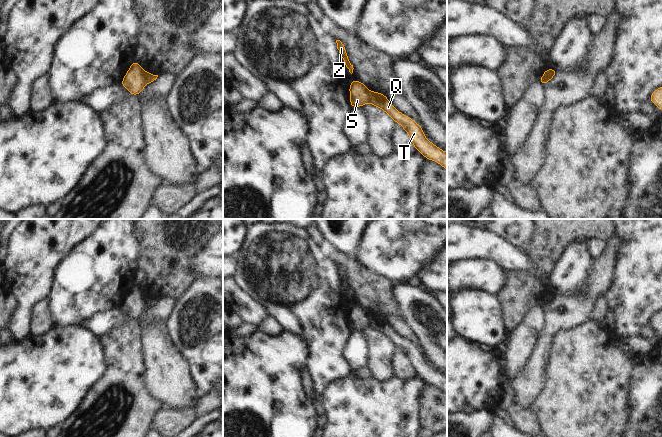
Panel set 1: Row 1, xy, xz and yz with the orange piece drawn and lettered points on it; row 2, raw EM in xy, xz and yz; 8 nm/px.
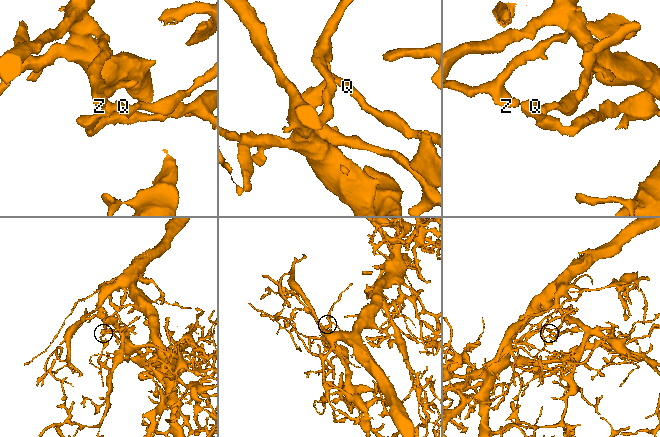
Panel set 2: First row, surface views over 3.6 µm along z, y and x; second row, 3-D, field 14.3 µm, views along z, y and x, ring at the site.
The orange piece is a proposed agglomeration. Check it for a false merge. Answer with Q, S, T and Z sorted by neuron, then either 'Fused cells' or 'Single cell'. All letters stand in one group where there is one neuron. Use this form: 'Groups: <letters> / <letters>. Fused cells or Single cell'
Groups: Q T / S Z. Fused cells

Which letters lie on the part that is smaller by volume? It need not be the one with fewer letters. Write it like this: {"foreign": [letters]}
{"foreign": ["Q", "T"]}

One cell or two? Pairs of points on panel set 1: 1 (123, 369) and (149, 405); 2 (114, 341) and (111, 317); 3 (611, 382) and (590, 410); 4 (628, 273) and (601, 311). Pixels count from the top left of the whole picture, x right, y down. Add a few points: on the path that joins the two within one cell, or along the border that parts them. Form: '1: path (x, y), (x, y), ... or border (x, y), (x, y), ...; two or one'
1: path (124, 378), (140, 396); one
2: border (129, 318), (99, 337); two
3: path (604, 389), (590, 403); one
4: border (605, 295), (609, 310); two

